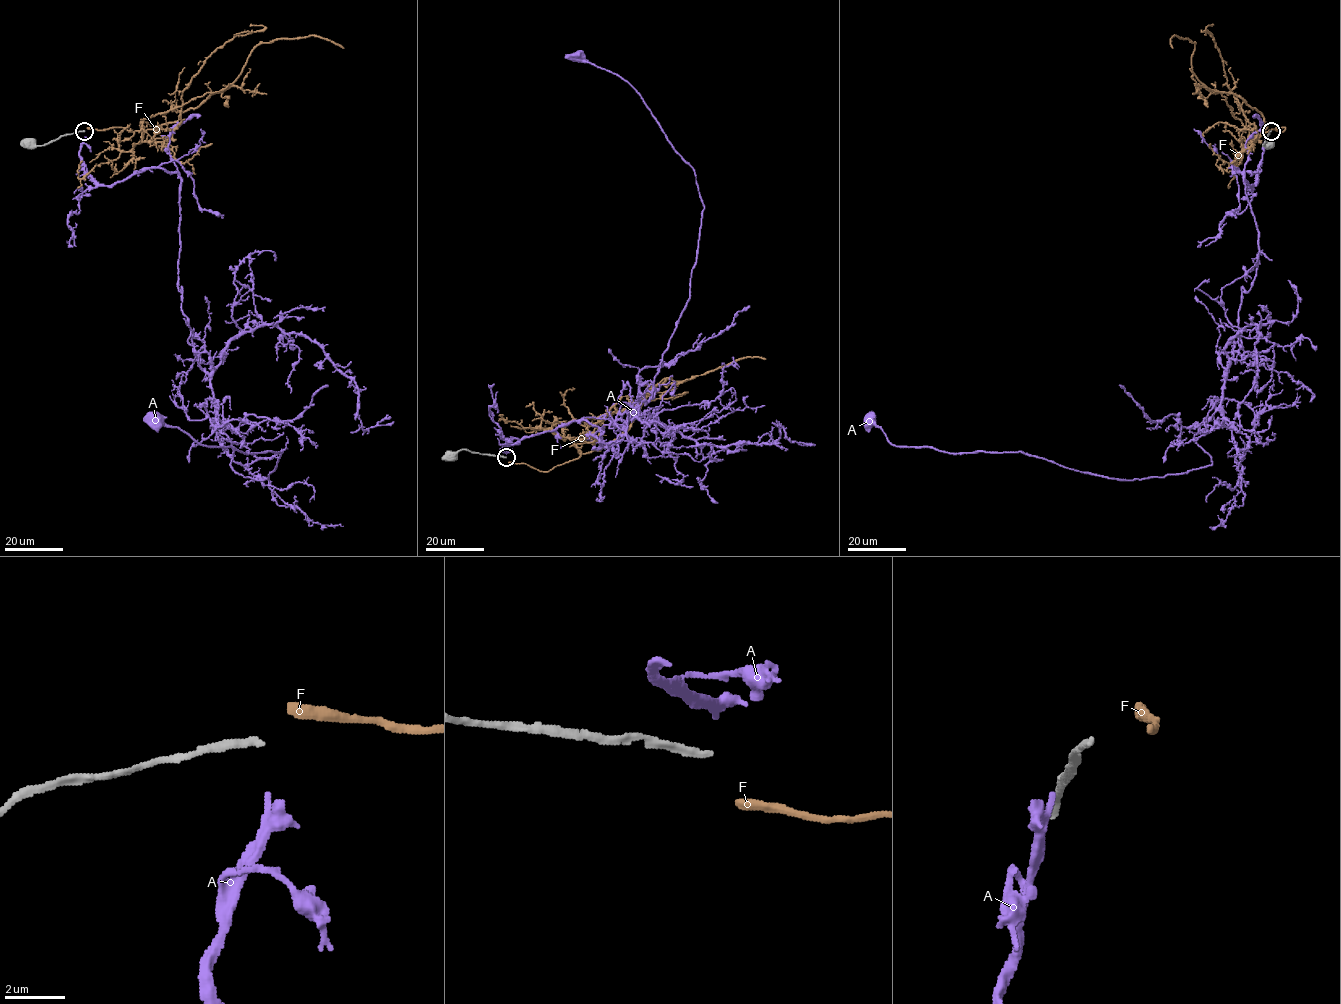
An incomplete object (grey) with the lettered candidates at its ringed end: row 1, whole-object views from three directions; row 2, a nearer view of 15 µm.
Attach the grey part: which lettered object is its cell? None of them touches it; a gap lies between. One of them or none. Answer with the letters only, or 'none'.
none

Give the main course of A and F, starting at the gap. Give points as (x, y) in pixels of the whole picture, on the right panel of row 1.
A: (1267, 136), (1253, 184), (1233, 169), (1259, 252), (1193, 435), (1211, 464), (1118, 480), (896, 446), (869, 417)
F: (1275, 128), (1285, 127), (1261, 133), (1267, 125), (1259, 111), (1196, 77), (1194, 43), (1173, 35), (1172, 48)

